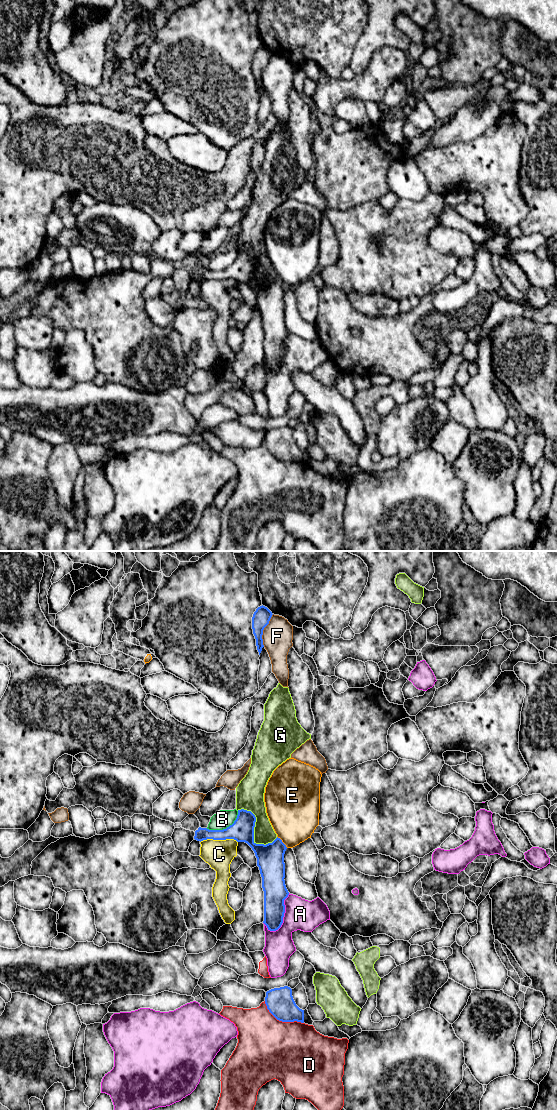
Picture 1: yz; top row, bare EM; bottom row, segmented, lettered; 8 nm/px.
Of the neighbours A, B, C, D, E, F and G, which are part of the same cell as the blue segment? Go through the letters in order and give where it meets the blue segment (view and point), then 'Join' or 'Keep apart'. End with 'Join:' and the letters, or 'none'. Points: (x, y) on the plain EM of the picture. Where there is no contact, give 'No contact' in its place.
A: Touches blue at yz (283, 356). Keep apart
B: Touches blue at yz (226, 268). Keep apart
C: Touches blue at yz (218, 279). Keep apart
D: Touches blue at yz (281, 460). Keep apart
E: Touches blue at yz (282, 282). Keep apart
F: Touches blue at yz (263, 69). Keep apart
G: Touches blue at yz (253, 272). Keep apart
Join: none

